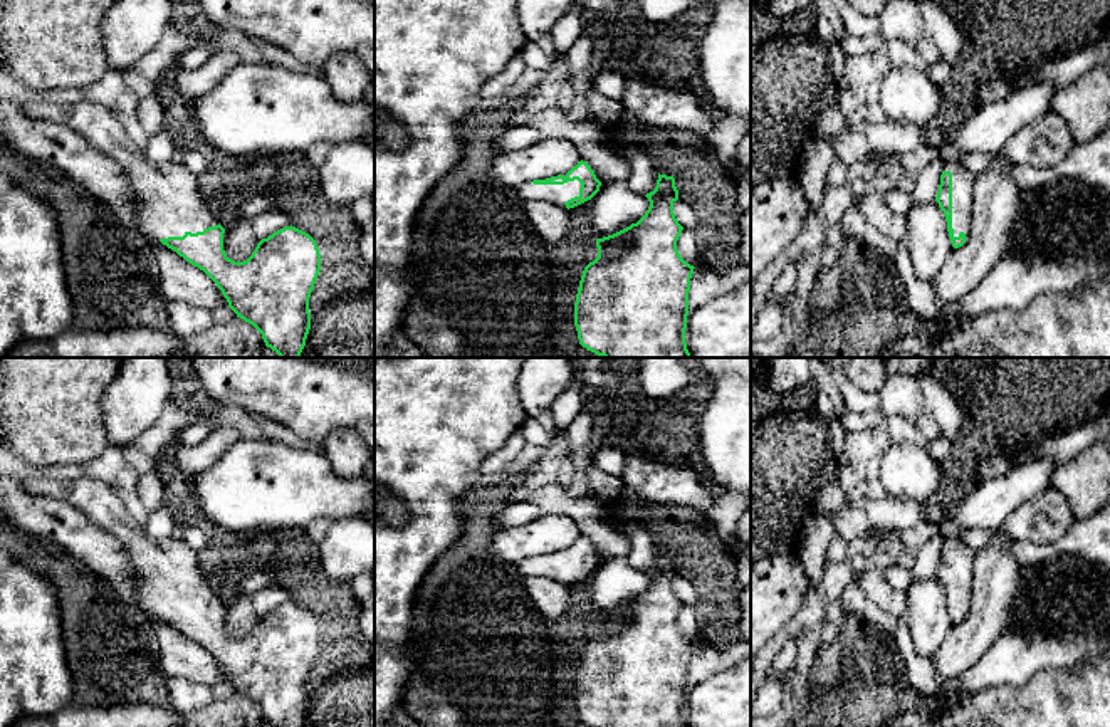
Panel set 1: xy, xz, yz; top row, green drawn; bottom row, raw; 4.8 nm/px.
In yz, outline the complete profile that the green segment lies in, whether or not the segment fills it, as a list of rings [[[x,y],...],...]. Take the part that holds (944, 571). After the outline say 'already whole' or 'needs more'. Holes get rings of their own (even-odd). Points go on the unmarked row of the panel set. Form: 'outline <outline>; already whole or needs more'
outline [[[961,537],[944,541],[935,573],[947,598],[949,615],[954,625],[966,620],[972,599],[972,564],[976,549]]]; needs more

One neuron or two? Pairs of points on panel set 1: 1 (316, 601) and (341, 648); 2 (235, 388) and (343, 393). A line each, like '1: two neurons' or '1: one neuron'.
1: one neuron
2: one neuron

